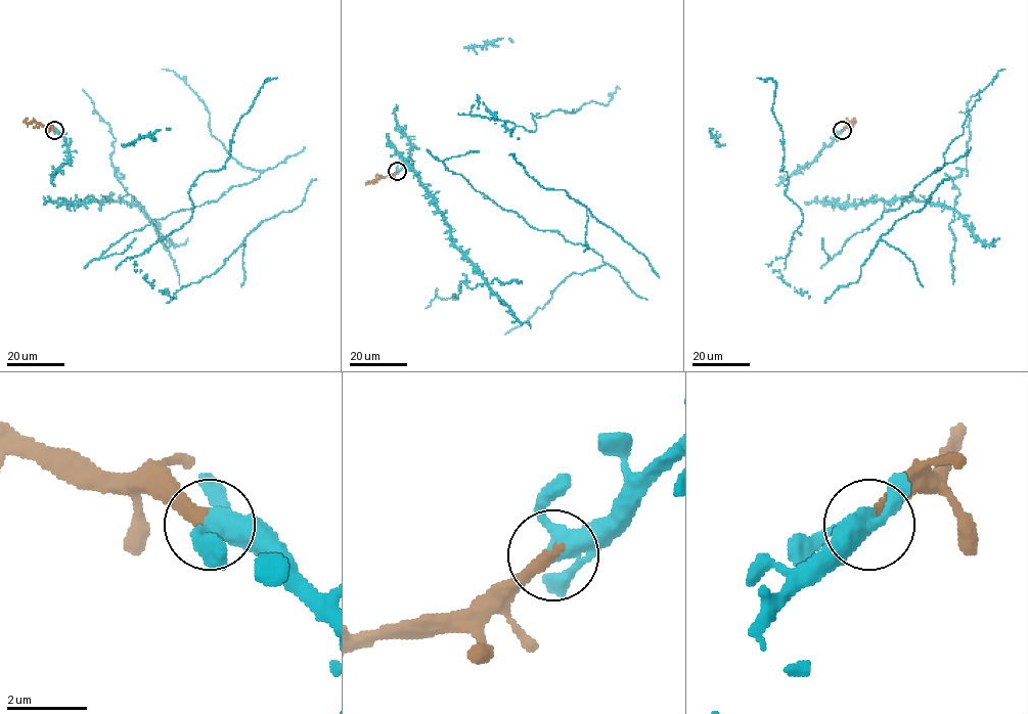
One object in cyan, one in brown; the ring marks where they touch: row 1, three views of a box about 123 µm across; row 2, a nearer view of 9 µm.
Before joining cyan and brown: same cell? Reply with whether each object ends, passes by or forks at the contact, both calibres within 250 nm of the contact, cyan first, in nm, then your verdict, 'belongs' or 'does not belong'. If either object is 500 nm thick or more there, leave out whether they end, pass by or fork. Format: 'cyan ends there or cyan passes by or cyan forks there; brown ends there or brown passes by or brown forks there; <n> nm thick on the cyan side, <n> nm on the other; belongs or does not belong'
cyan forks there; brown ends there; 360 nm thick on the cyan side, 380 nm on the other; belongs

